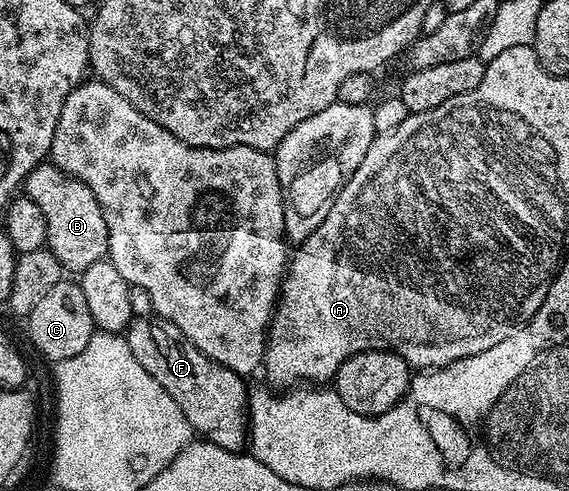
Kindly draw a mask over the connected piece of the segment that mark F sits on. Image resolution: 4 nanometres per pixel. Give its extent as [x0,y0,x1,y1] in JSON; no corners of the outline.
[126,316,248,452]

